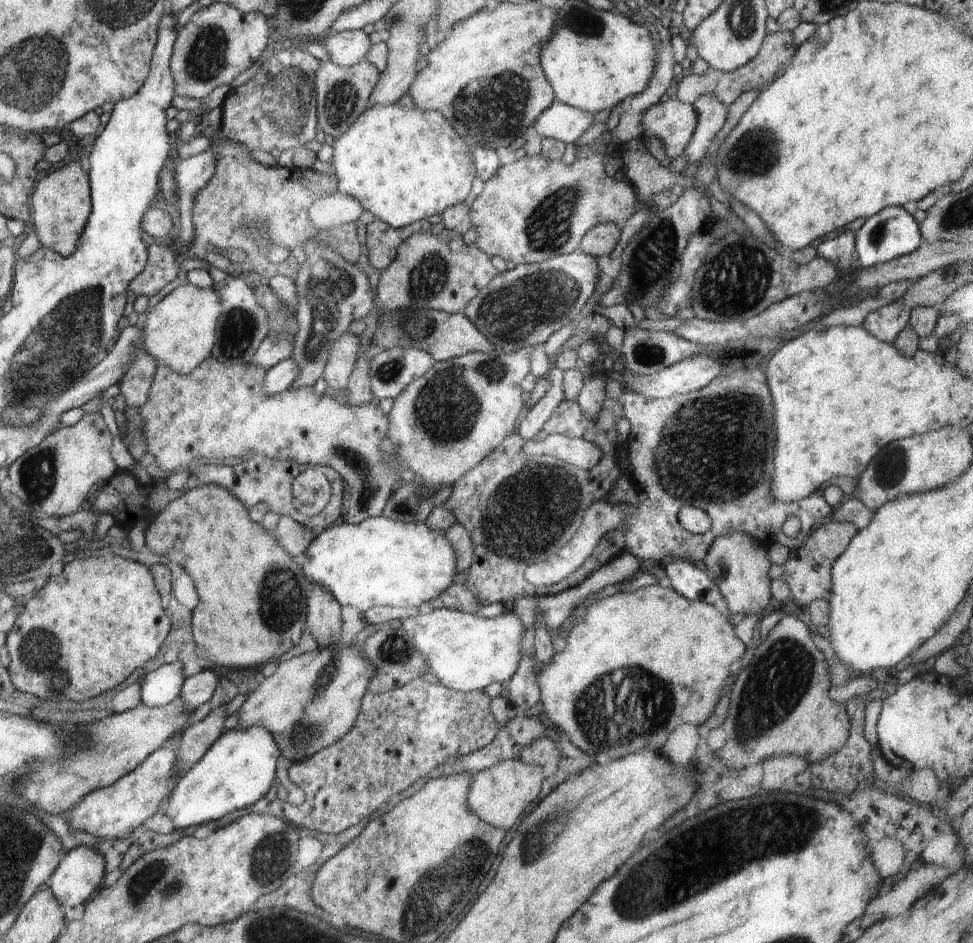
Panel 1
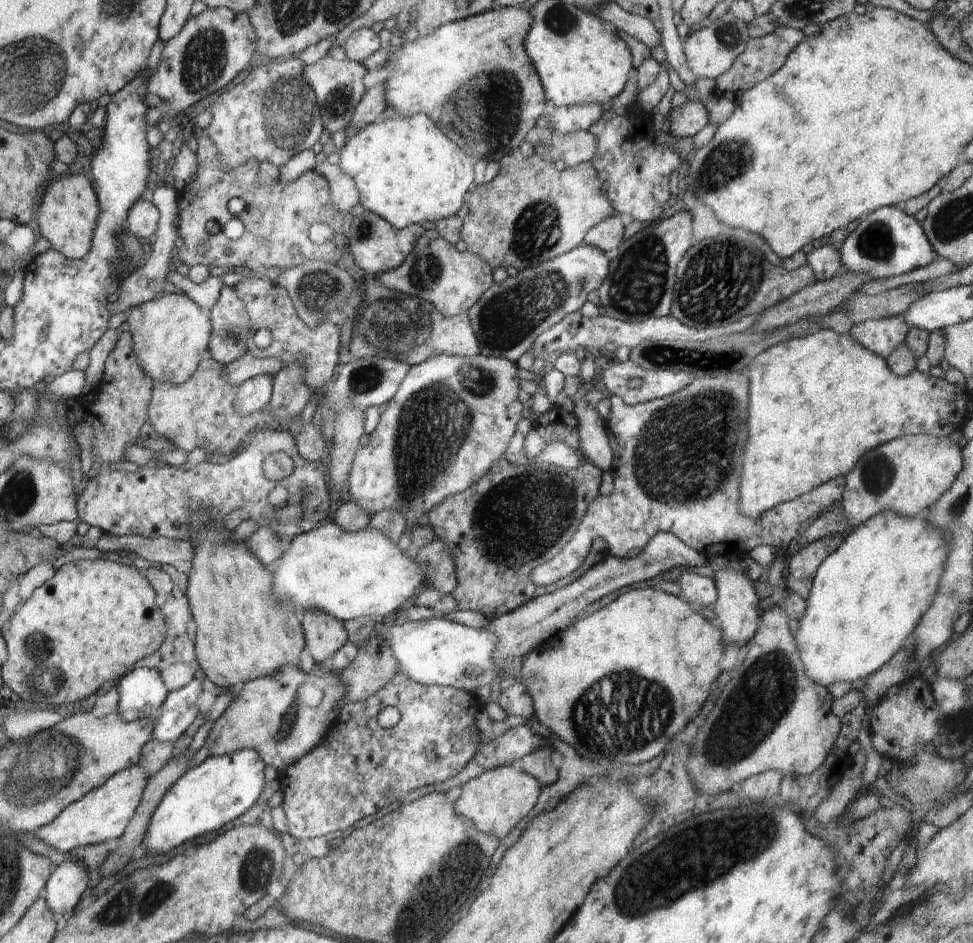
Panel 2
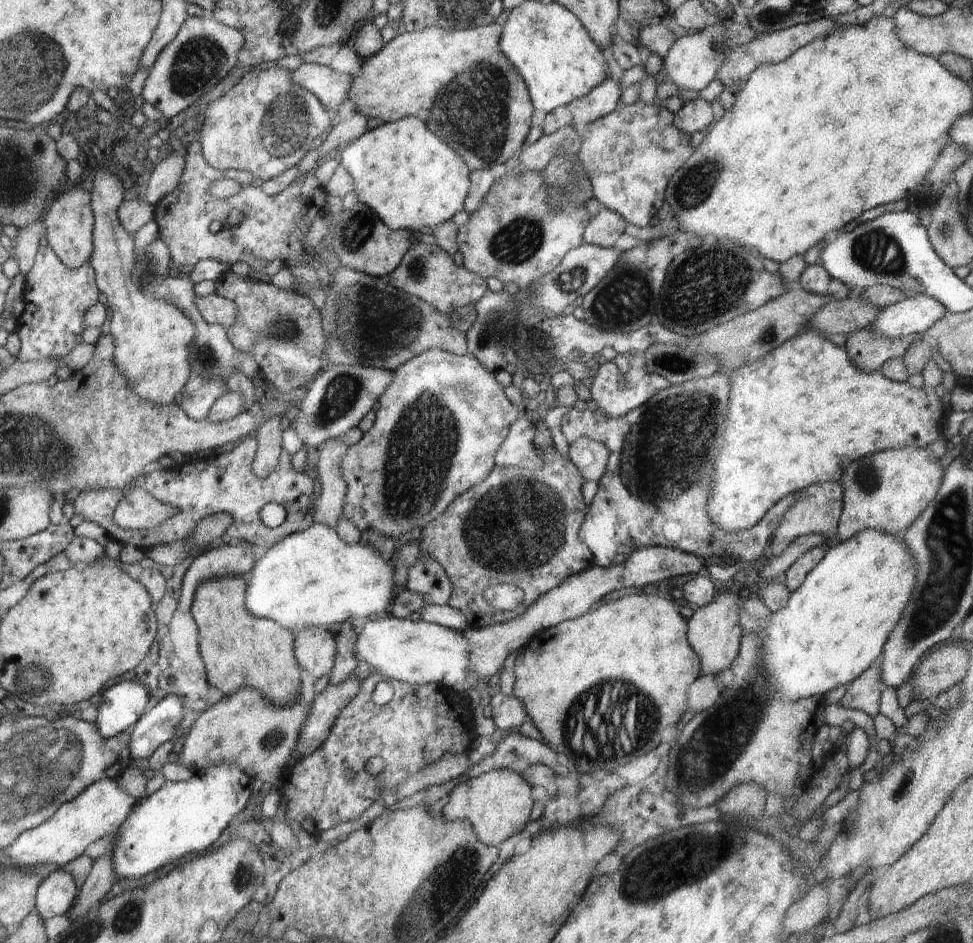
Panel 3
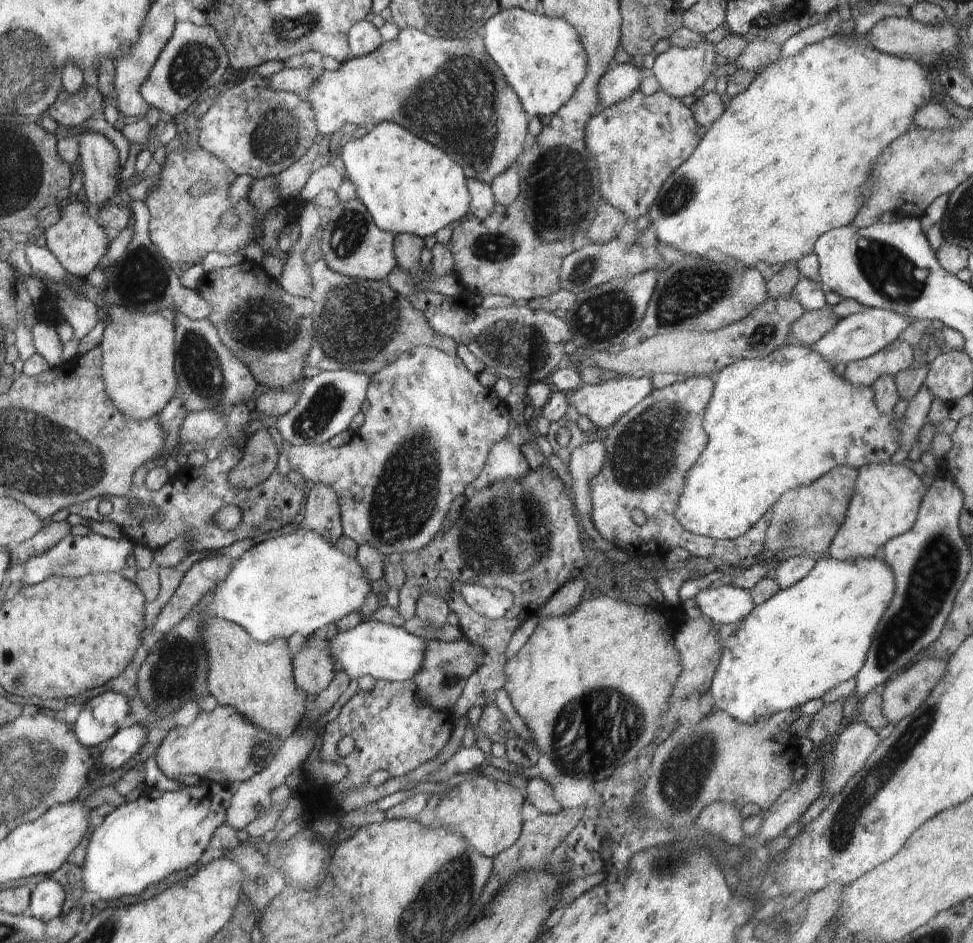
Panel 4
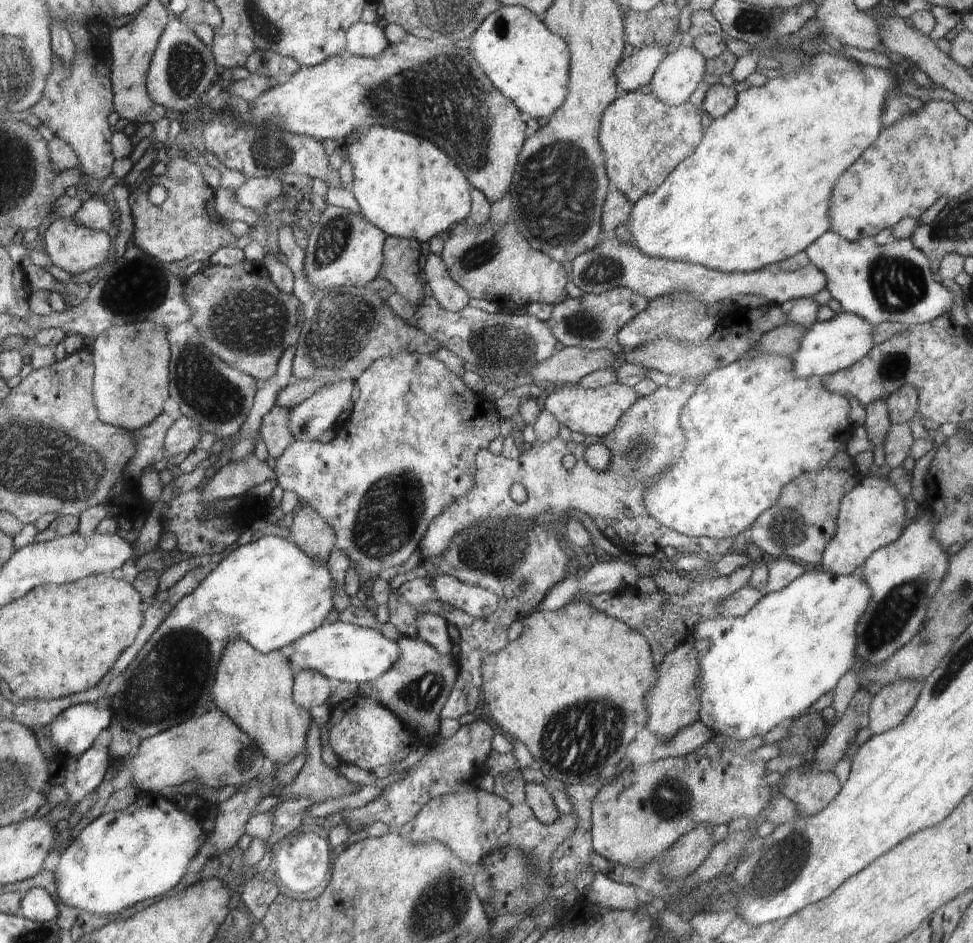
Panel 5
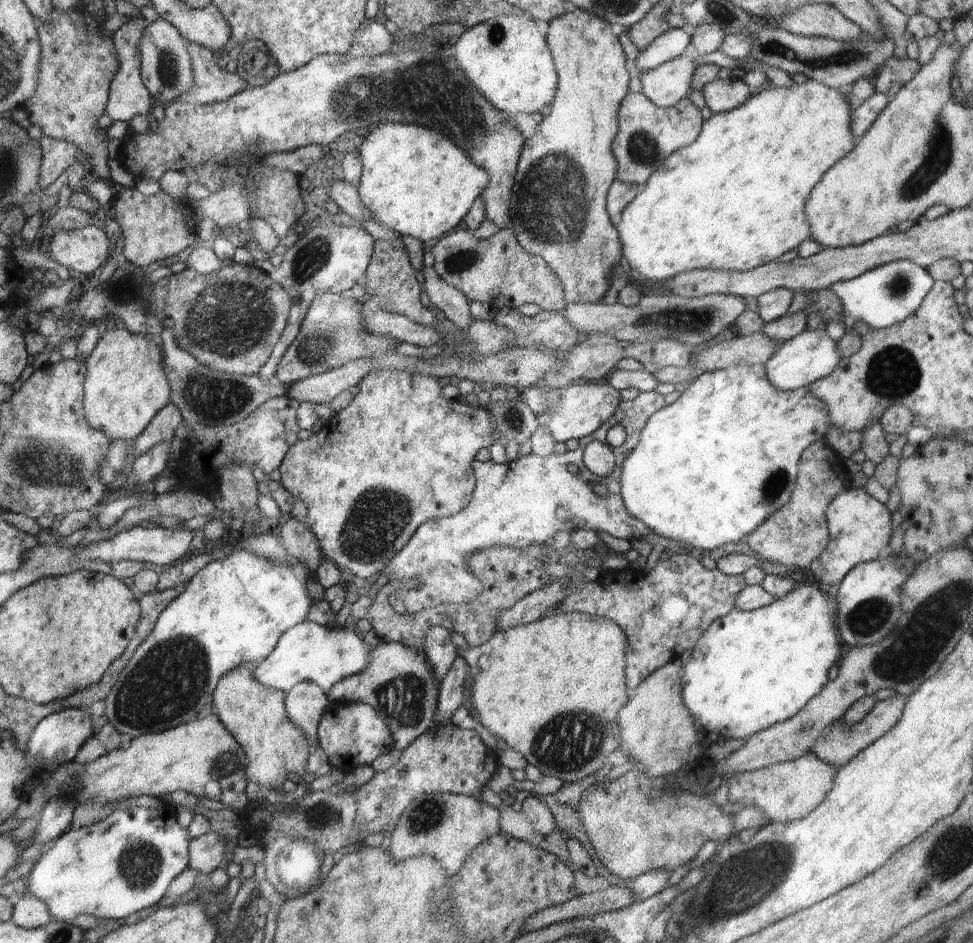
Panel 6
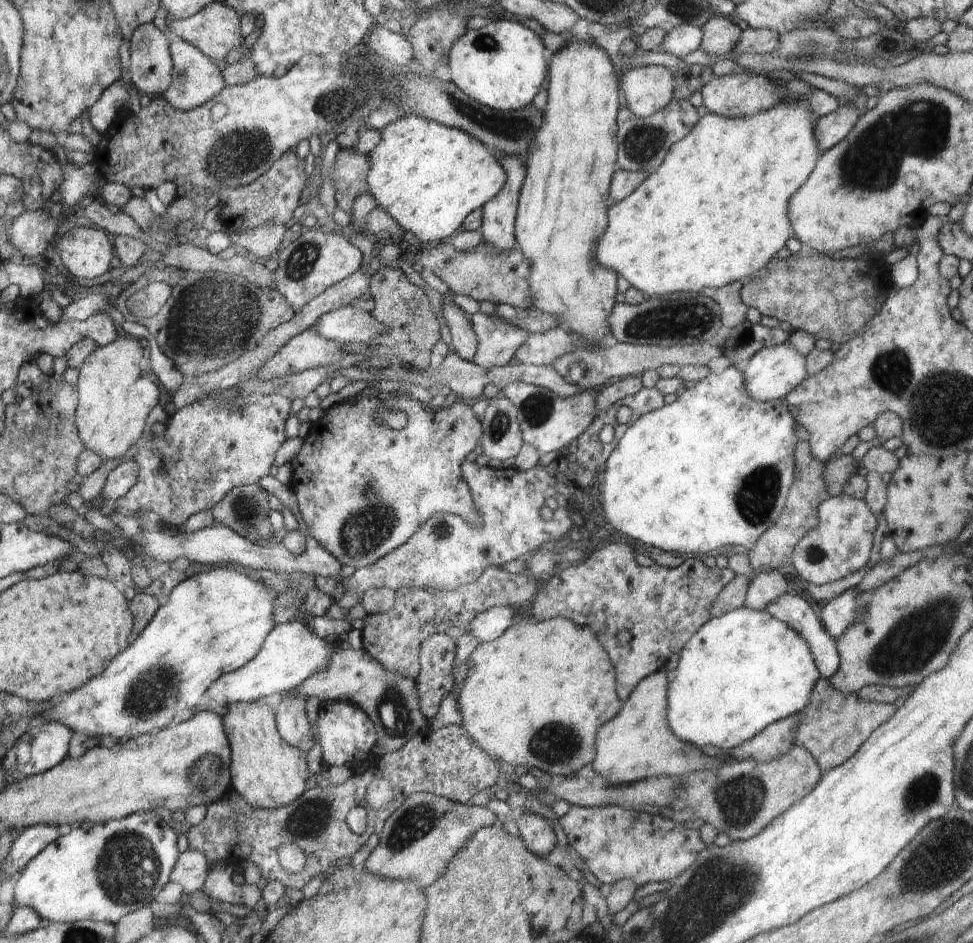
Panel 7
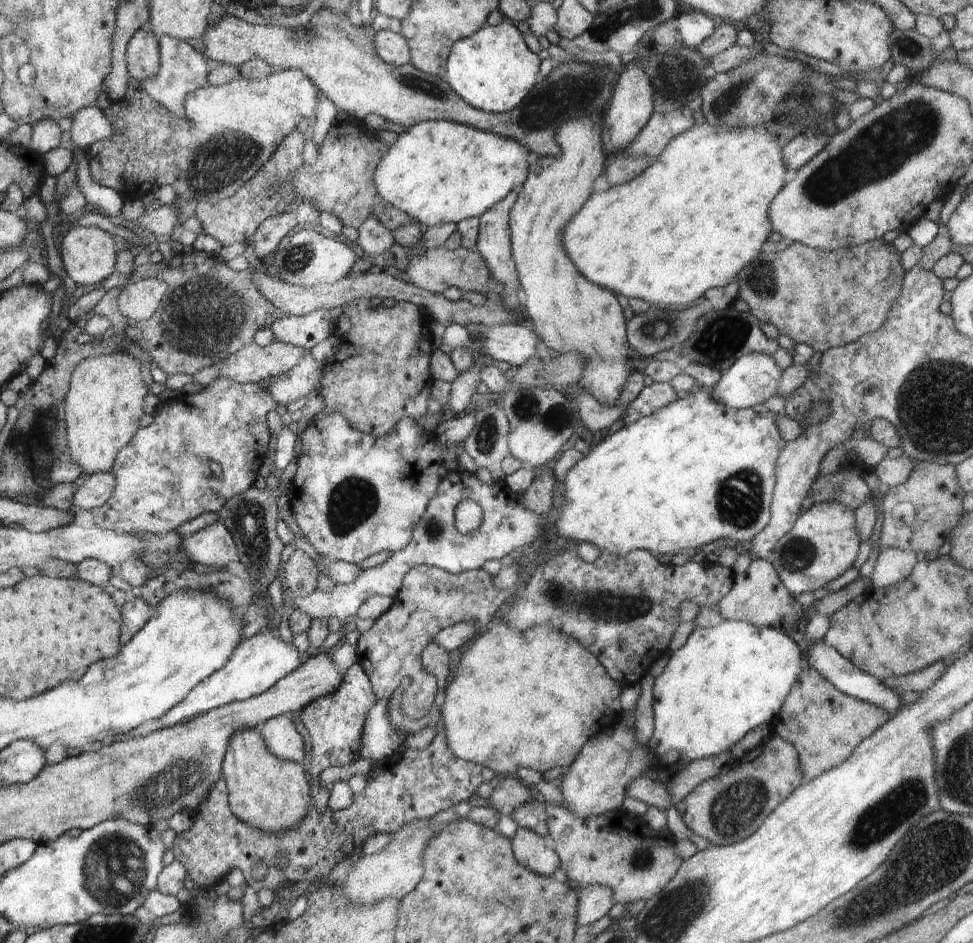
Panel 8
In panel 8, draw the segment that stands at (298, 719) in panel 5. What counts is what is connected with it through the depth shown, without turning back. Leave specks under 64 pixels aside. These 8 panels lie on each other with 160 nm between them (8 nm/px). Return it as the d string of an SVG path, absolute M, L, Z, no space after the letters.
M246 727L245 730L236 731L227 748L226 758L223 759L222 776L225 778L229 805L234 816L241 821L251 824L266 832L282 834L291 831L292 827L298 827L310 811L310 786L306 782L306 774L300 763L284 760L277 757L267 747L264 737L254 728Z

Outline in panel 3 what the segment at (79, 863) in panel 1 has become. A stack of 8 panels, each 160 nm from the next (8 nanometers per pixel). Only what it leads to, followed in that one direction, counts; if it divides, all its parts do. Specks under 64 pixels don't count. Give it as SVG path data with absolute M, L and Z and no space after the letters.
M62 869L44 878L36 896L38 916L50 919L67 915L77 896L74 878Z

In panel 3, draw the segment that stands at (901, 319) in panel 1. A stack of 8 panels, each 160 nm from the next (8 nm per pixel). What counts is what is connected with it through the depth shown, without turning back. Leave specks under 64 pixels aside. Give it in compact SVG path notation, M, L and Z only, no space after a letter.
M870 329L849 334L846 352L849 360L862 372L878 371L890 360L903 359L919 335L907 335L900 339L888 339Z

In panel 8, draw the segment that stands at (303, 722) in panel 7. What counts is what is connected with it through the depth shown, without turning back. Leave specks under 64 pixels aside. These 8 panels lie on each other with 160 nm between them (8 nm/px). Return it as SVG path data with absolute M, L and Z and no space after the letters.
M286 713L260 723L255 729L264 737L267 747L277 757L302 764L304 762L304 741L296 731L292 718L294 713Z

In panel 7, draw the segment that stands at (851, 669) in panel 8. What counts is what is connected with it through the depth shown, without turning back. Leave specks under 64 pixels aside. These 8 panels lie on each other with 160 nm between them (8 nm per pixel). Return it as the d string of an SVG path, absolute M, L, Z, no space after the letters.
M786 592L770 601L765 610L806 639L821 678L829 679L836 674L841 660L836 642L818 620L820 618L812 610L811 603L807 596Z

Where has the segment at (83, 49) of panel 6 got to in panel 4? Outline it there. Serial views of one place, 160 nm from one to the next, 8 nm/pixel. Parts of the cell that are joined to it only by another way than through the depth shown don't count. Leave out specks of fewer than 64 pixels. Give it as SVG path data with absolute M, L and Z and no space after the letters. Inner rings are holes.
M84 82L80 90L69 92L61 90L59 99L45 114L50 116L58 126L80 126L84 124L98 108L102 106L102 96L95 86ZM80 132L78 144L78 170L82 170L83 188L89 204L98 208L102 202L110 200L116 194L118 184L118 152L114 144L100 134Z

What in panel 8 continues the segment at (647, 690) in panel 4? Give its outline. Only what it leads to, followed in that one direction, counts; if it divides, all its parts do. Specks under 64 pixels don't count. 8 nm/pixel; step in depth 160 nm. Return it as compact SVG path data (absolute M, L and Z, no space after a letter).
M504 621L492 622L490 626L486 628L486 632L482 632L480 636L473 640L473 644L468 648L468 651L461 657L458 668L454 672L454 680L452 684L448 684L446 687L443 703L441 704L441 727L444 728L447 736L448 746L452 749L452 752L464 761L473 762L483 767L493 770L497 777L512 776L516 777L516 772L520 768L532 768L538 772L544 773L550 768L568 768L576 760L581 748L584 748L584 744L591 739L592 735L610 730L620 720L621 712L621 687L622 685L615 680L612 680L611 676L606 674L604 665L598 660L594 660L594 656L590 654L587 648L584 648L583 644L580 644L578 640L574 640L569 634L564 634L556 627L548 625L536 625L532 628L527 628L521 631L520 629L510 627L508 623Z

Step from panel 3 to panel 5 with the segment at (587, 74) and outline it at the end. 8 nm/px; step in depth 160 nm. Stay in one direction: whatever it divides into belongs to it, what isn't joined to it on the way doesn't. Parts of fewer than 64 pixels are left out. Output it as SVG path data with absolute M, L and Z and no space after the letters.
M502 5L489 14L473 32L470 40L470 52L492 84L506 98L519 108L520 112L530 114L532 118L550 117L566 100L569 89L570 59L569 46L563 36L553 33L542 21L542 17L531 10L519 6Z

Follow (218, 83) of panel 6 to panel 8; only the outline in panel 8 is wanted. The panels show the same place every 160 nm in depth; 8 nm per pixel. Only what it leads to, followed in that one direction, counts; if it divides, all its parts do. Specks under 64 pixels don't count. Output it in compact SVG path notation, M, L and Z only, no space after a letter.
M161 36L158 41L160 60L162 61L159 71L152 78L140 82L140 88L176 116L184 117L187 96L196 89L208 85L207 76L210 75L210 69L206 63L207 58L203 53L194 49L188 41L169 36Z

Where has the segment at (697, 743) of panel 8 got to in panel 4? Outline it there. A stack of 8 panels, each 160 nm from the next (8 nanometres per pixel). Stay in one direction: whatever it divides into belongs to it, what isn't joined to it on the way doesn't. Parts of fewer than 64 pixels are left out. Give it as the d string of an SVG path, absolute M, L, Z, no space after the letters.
M878 555L876 557L844 561L836 560L832 556L824 556L824 558L815 562L815 566L800 582L796 582L796 584L789 588L780 589L779 592L776 592L774 596L770 596L762 604L754 605L752 612L742 620L732 636L728 636L728 638L721 642L720 660L718 660L718 666L716 666L716 672L714 672L714 678L712 678L709 689L710 698L712 698L712 702L714 703L712 710L714 712L725 712L732 720L736 720L740 724L756 724L756 722L766 720L768 716L772 716L776 712L790 712L790 710L796 710L796 708L811 700L822 699L826 692L835 688L838 684L856 677L856 674L858 674L860 668L864 665L864 660L868 656L868 650L870 650L876 626L880 623L880 618L884 616L888 604L892 602L892 596L894 596L894 574L888 568L888 564L884 564L882 556Z

